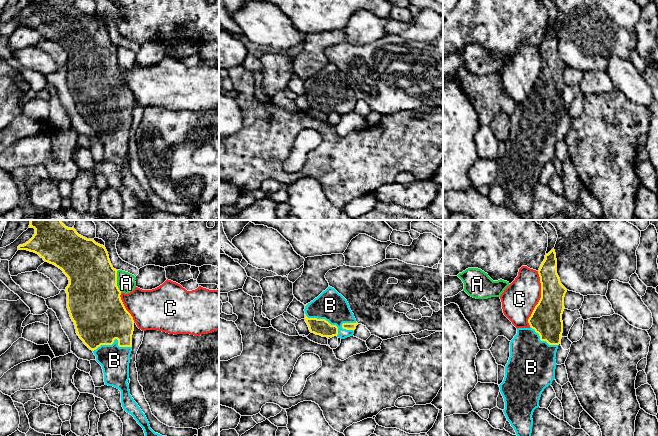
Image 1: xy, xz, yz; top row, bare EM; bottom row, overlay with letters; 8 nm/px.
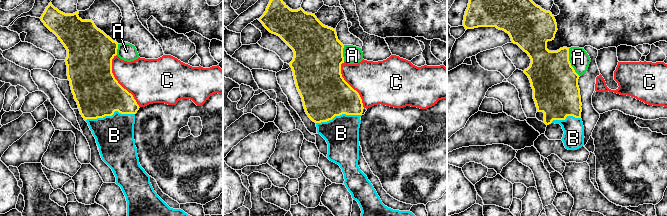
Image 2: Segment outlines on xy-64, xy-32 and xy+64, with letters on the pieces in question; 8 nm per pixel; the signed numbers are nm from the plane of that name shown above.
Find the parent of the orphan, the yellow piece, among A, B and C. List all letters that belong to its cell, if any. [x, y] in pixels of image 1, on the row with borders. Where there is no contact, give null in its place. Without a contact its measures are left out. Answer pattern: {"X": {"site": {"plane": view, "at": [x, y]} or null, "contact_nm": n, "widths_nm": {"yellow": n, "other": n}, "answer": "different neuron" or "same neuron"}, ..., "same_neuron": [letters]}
{"A": {"site": {"plane": "xy", "at": [116, 281]}, "contact_nm": 190, "widths_nm": {"yellow": 440, "other": 150}, "answer": "different neuron"}, "B": {"site": {"plane": "xy", "at": [113, 341]}, "contact_nm": 320, "widths_nm": {"yellow": 420, "other": 220}, "answer": "same neuron"}, "C": {"site": {"plane": "yz", "at": [540, 299]}, "contact_nm": 460, "widths_nm": {"yellow": 260, "other": 280}, "answer": "different neuron"}, "same_neuron": ["B"]}

